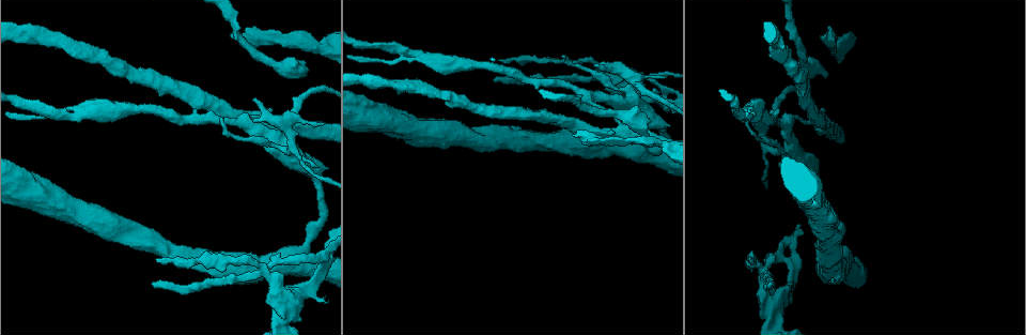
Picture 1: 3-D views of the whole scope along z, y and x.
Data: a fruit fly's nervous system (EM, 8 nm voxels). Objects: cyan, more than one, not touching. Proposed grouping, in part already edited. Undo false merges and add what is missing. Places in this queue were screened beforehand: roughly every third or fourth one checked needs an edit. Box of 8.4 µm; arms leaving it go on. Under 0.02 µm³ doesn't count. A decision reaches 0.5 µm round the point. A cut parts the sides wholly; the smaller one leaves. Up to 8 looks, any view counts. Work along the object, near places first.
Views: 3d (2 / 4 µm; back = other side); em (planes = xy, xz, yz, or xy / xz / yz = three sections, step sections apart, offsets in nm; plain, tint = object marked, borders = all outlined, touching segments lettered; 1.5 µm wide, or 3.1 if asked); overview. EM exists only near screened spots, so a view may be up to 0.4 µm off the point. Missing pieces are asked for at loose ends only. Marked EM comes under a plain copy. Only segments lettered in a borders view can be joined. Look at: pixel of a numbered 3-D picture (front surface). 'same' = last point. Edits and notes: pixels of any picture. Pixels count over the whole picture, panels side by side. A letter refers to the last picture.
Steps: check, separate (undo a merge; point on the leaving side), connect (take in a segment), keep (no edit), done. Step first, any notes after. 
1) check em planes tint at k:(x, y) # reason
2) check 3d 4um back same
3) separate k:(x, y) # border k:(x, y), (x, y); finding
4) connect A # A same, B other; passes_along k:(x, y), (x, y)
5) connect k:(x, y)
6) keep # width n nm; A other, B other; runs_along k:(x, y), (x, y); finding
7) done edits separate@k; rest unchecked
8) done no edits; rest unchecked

check em planes tint at 1:(756, 97) # branch stops here

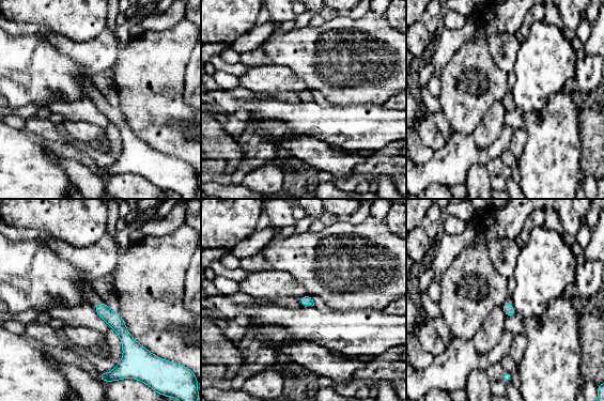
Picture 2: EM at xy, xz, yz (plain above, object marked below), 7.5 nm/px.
check em planes borders same

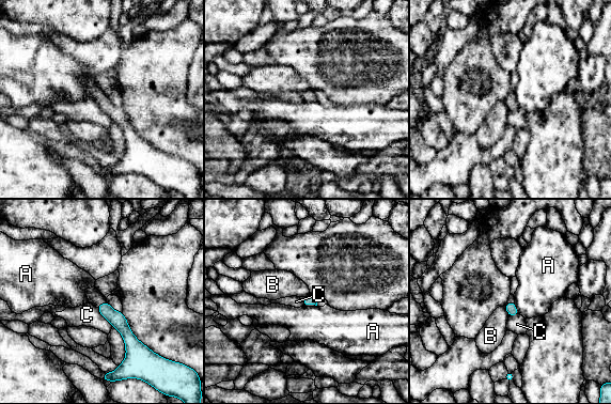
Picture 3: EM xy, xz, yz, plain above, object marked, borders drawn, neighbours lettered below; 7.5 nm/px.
keep # longest_contact C 180 nm; A other, B other, C other; border 3:(514, 302), (516, 306); no lettered segment goes on from it

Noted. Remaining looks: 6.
check em planes tint at 1:(125, 110) # sudden change in width

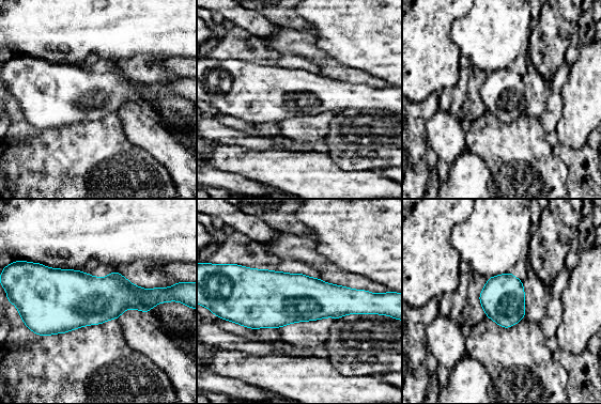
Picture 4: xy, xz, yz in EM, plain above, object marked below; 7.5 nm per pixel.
check em planes borders same # what lies round it

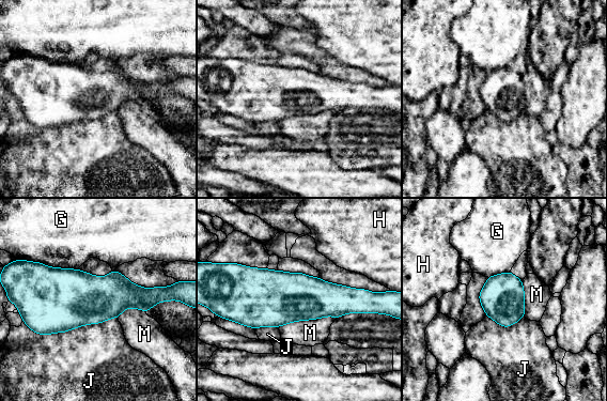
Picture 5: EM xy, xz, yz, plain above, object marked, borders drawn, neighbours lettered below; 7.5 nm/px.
keep # width 320 nm; G other, H other, J other, M other; border 5:(336, 317), (296, 320), (278, 326); one neuron here

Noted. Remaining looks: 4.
check em xz step 8 borders at 1:(263, 272) # touches itself

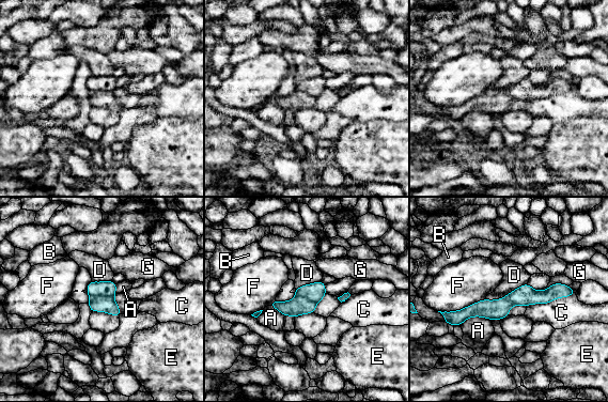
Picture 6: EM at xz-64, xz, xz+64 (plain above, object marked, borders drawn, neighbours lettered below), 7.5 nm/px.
separate 6:(107, 305) # A other, B other, C other, D other, E other, F other, G other; border 6:(112, 296), (90, 297); two neurons meet here

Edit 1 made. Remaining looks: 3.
done edits separate@6; rest unchecked

